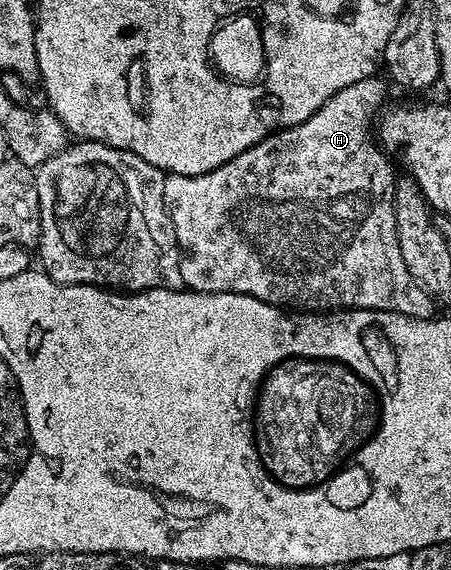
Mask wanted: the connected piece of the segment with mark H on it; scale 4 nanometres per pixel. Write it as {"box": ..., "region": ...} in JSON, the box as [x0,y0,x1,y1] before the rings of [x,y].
{"box":[163,74,434,320],"region":[[[374,74],[363,78],[363,82],[343,86],[343,90],[339,90],[339,94],[327,98],[324,106],[315,114],[311,114],[311,118],[307,118],[307,122],[290,128],[282,128],[280,132],[272,132],[270,136],[263,138],[243,154],[231,158],[231,162],[227,162],[207,174],[198,176],[166,175],[163,198],[171,222],[175,226],[177,245],[181,247],[179,271],[183,273],[183,282],[188,291],[234,292],[244,296],[254,296],[268,304],[275,304],[278,308],[303,312],[335,312],[346,308],[362,308],[363,310],[407,314],[416,320],[428,320],[434,315],[433,297],[427,295],[419,287],[415,278],[411,278],[411,270],[407,270],[407,262],[403,262],[403,254],[399,250],[395,206],[393,205],[394,161],[386,155],[380,143],[375,139],[375,121],[382,109],[386,107],[386,81],[384,79],[381,81],[379,77],[380,75]]]}

